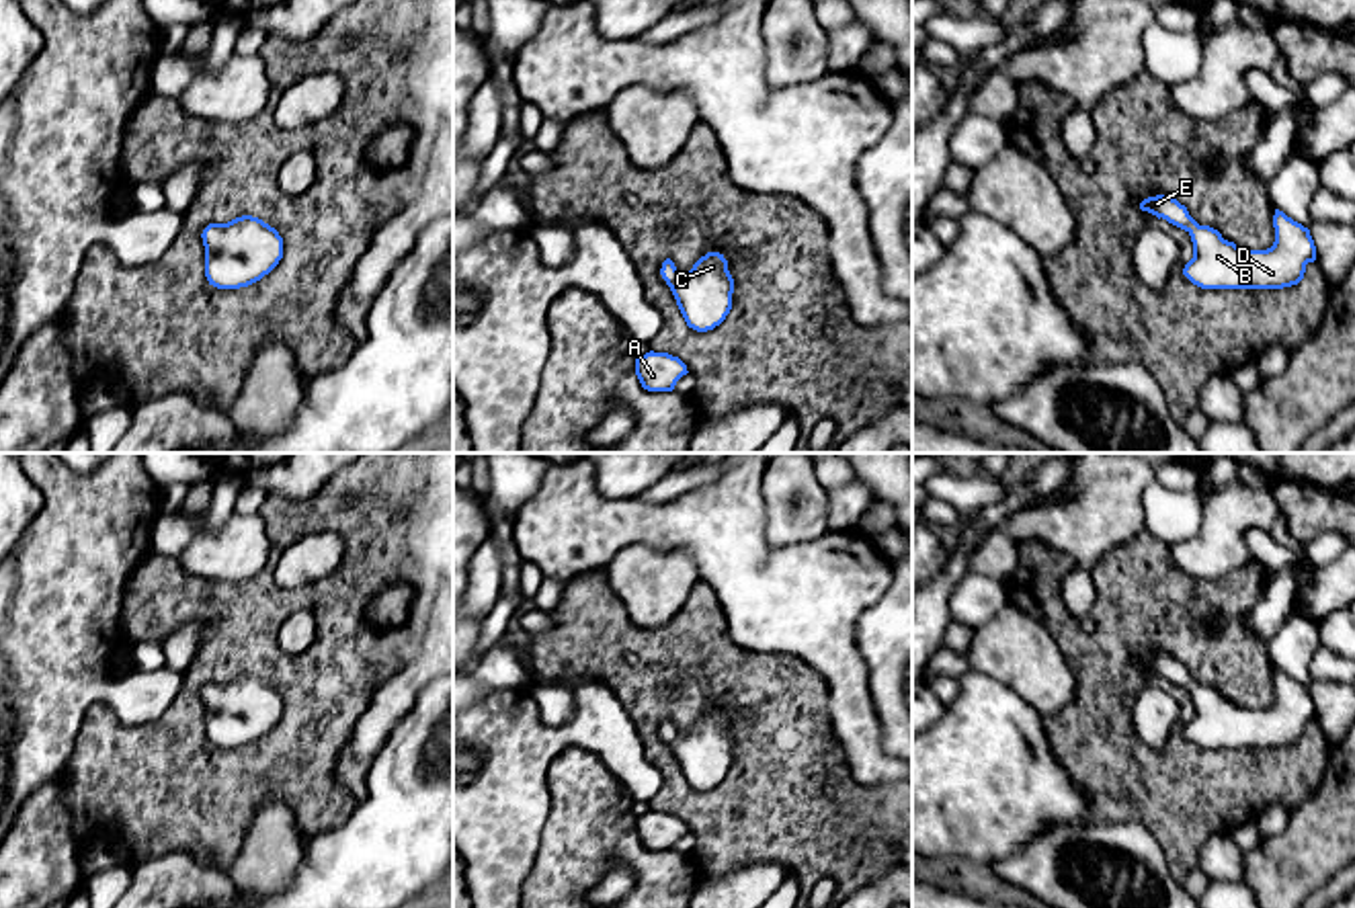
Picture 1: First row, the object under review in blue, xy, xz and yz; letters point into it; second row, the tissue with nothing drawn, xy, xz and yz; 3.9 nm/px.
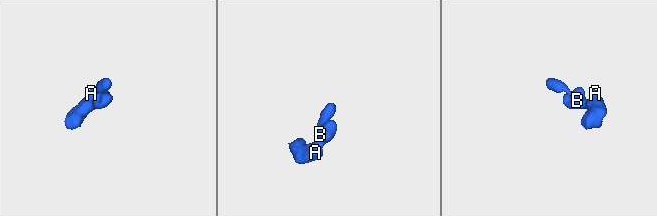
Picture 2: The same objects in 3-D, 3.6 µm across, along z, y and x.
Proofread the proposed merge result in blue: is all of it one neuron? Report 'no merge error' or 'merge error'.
no merge error

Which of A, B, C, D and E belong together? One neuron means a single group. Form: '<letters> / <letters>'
A B C D E

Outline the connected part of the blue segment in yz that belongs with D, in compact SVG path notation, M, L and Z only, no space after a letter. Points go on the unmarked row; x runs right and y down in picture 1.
M1148 656L1142 670L1185 689L1193 701L1193 717L1183 734L1201 748L1283 748L1304 738L1306 724L1316 719L1310 689L1275 668L1275 701L1267 709L1250 709L1222 697L1209 685L1199 685L1177 658Z

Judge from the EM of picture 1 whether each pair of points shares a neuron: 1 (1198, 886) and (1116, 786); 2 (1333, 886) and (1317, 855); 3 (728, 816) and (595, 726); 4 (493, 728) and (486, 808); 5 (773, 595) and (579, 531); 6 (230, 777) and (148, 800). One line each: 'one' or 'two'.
1: two
2: two
3: two
4: one
5: one
6: one

